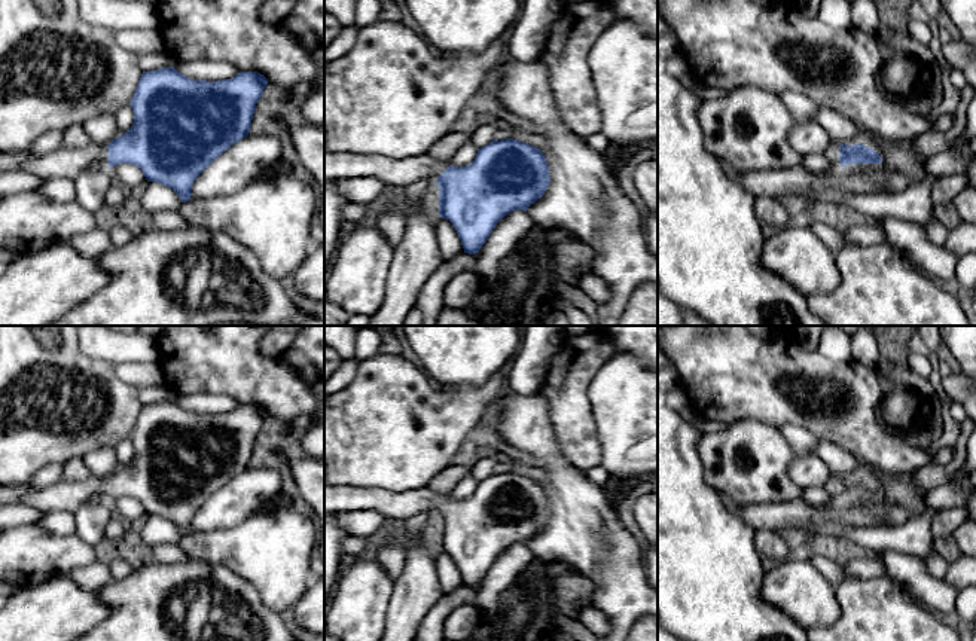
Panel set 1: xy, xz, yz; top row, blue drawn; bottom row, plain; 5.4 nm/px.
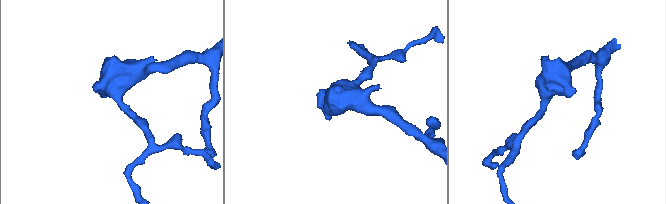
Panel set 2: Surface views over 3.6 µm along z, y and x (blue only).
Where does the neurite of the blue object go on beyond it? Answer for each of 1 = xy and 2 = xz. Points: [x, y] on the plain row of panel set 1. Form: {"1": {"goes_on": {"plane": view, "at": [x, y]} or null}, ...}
{"1": {"goes_on": {"plane": "xy", "at": [64, 495]}}, "2": {"goes_on": {"plane": "xz", "at": [338, 498]}}}

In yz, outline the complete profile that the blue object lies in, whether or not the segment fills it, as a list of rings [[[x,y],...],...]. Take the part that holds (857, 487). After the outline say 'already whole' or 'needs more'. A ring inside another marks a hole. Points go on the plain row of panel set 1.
[[[830,476],[824,488],[835,500],[882,495],[882,491],[875,483],[861,476],[853,479]]]; needs more

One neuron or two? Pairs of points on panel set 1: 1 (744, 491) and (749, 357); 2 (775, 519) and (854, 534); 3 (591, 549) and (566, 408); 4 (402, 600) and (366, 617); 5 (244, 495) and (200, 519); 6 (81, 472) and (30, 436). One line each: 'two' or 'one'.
1: two
2: two
3: two
4: two
5: one
6: two

